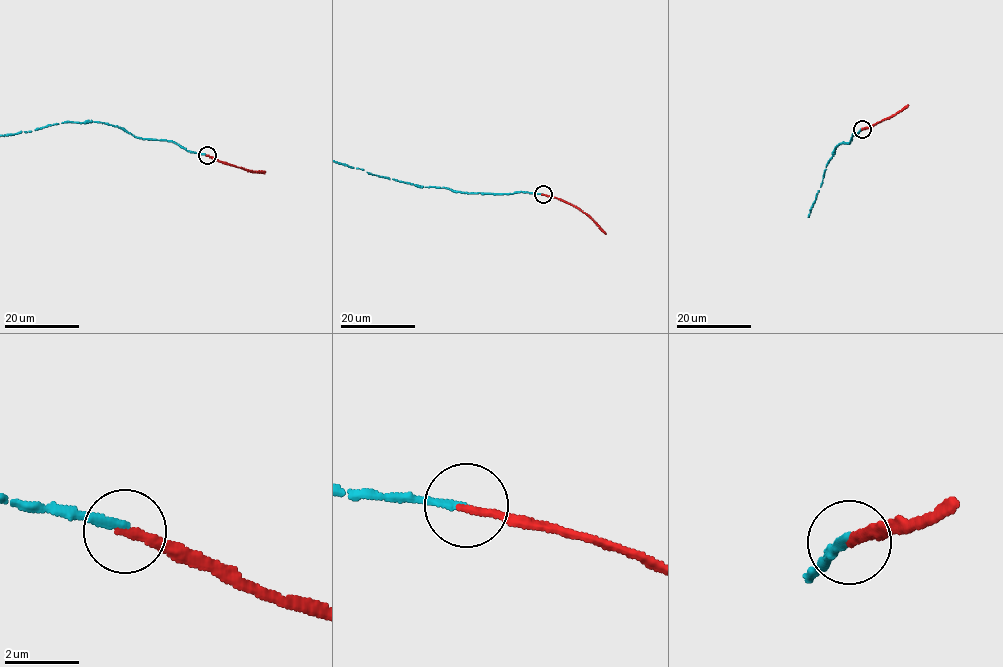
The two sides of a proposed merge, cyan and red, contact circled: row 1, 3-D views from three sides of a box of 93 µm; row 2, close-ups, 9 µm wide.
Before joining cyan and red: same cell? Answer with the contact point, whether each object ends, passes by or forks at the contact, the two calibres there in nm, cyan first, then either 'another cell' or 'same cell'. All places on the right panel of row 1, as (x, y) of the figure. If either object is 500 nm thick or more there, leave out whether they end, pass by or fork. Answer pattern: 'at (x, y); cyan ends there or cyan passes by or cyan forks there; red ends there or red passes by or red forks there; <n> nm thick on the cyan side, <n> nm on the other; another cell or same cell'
at (862, 129); cyan ends there; red ends there; 200 nm thick on the cyan side, 200 nm on the other; same cell

